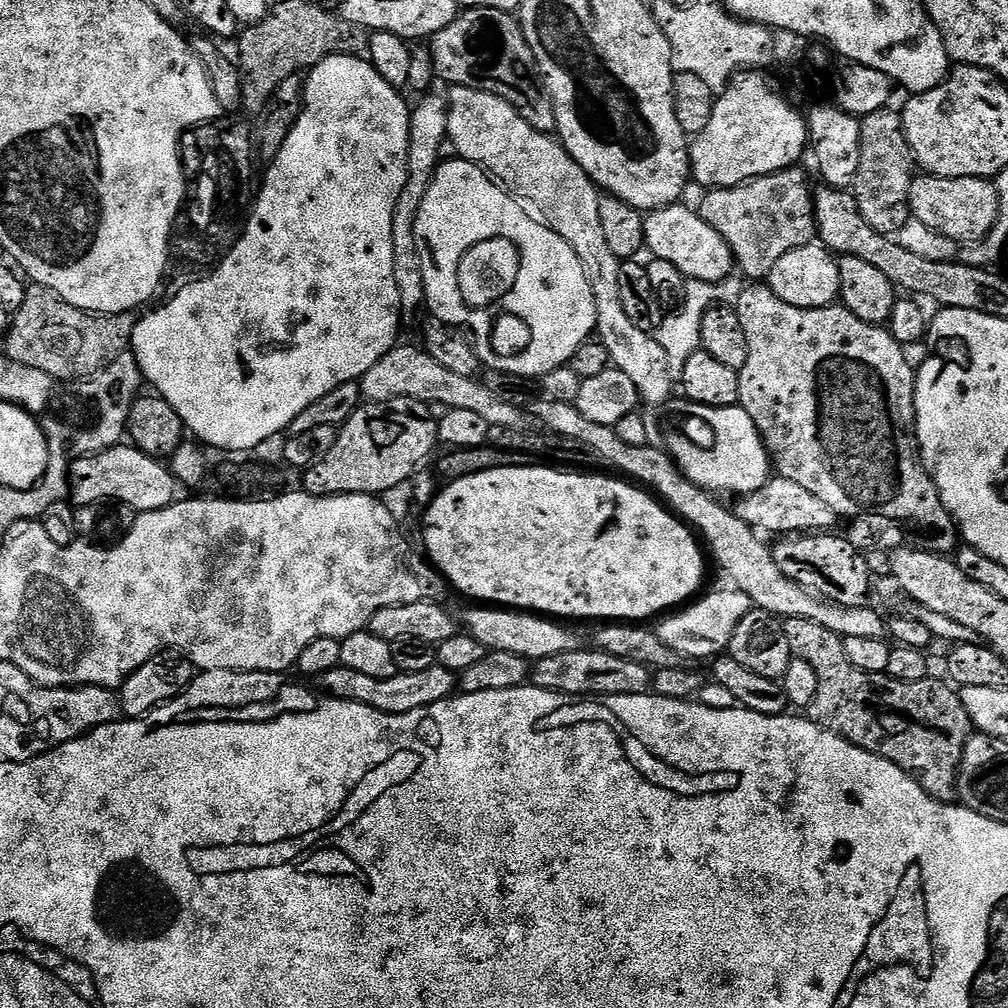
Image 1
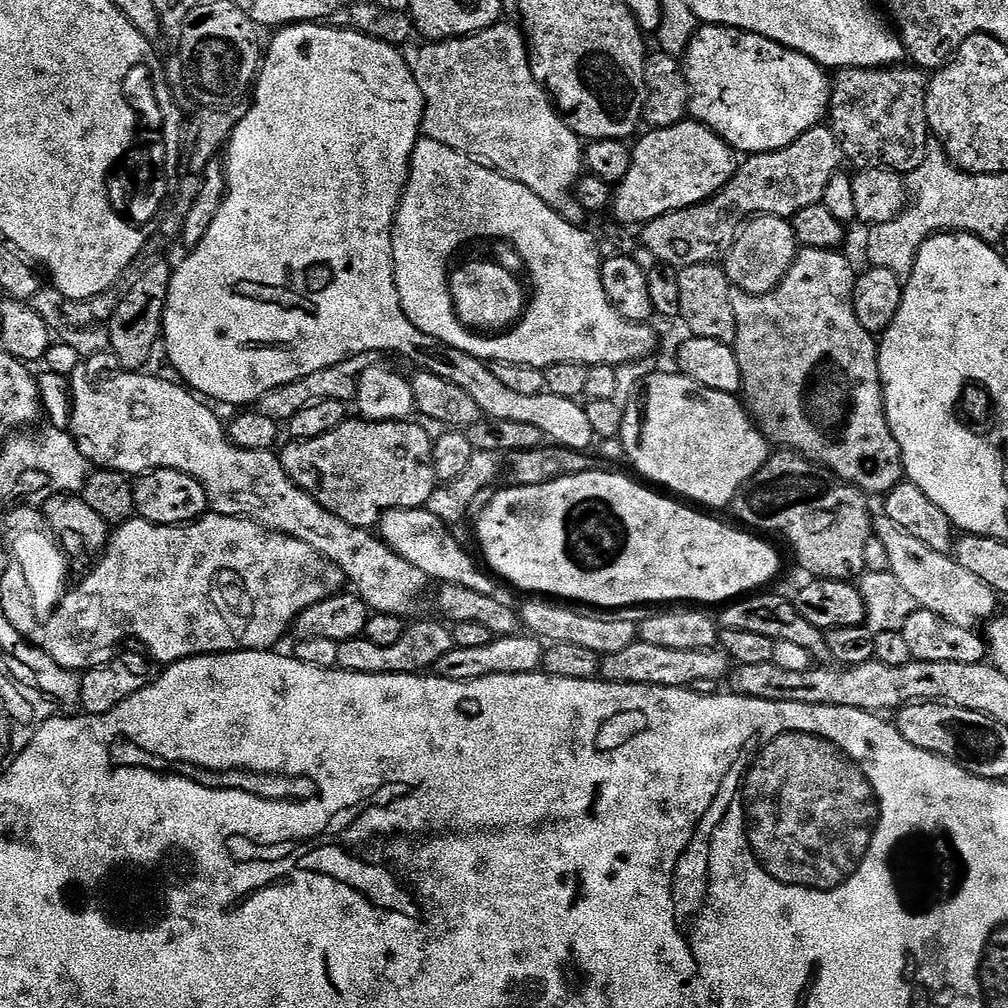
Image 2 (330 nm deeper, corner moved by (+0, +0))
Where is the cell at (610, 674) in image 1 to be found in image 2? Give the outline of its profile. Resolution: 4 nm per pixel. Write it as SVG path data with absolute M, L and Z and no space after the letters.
M650 642L636 643L626 646L626 650L618 650L618 654L610 654L600 661L599 679L609 684L641 684L642 686L666 686L667 688L691 688L694 682L720 682L729 675L730 661L719 647L706 650L666 650L666 646L650 646Z

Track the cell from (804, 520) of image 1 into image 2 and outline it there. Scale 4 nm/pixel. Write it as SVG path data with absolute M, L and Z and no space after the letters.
M882 514L875 517L874 536L886 546L890 571L894 578L919 607L938 614L938 618L946 618L946 622L954 622L954 626L973 630L979 629L980 623L983 625L997 615L998 593L986 586L982 578L970 574L970 570L964 569L949 553L930 550L926 542L910 538L906 530L898 530L898 526L894 526L894 522L890 522L890 518Z

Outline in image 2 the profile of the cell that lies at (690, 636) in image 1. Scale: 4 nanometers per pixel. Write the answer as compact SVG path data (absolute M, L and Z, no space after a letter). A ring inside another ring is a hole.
M528 598L518 608L518 620L524 624L531 635L541 641L553 644L569 644L582 646L585 650L594 650L601 658L610 654L618 654L618 650L626 650L626 646L636 643L638 628L628 620L615 620L612 614L593 614L580 606L565 606L548 598ZM589 612L589 613L588 613ZM596 615L596 616L591 616Z

